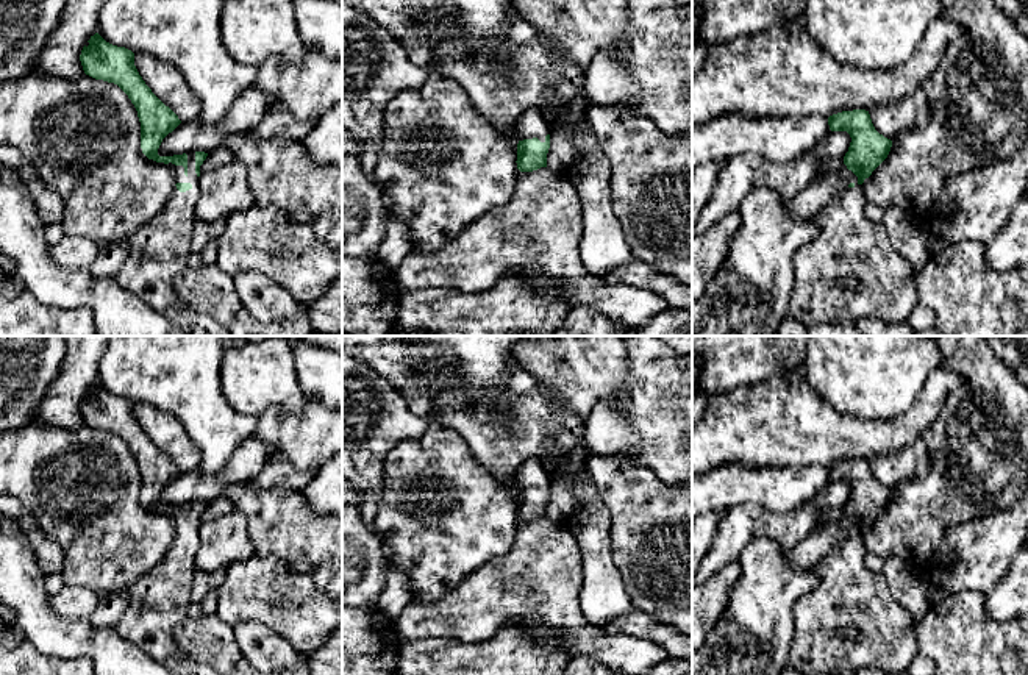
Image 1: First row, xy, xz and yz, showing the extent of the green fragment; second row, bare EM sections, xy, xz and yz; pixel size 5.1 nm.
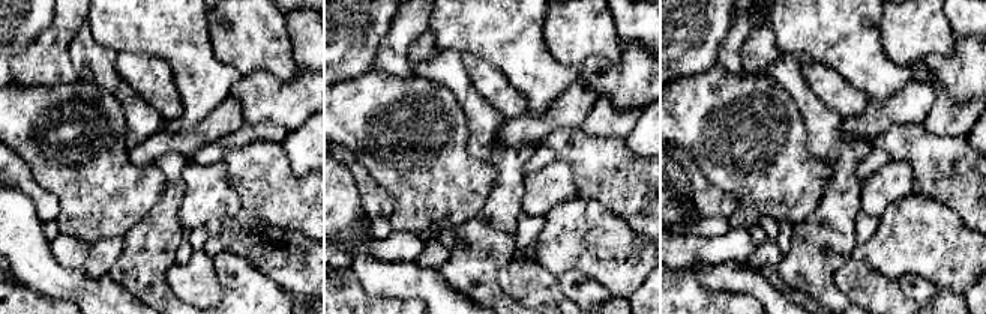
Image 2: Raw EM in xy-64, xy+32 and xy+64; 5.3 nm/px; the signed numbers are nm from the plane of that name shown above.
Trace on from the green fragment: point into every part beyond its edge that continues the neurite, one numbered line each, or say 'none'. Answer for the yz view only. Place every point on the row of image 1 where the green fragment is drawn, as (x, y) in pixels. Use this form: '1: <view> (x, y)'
1: yz (849, 247)

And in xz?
1: xz (531, 124)

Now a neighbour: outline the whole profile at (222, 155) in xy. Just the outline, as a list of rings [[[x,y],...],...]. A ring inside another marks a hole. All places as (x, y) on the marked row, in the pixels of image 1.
[[[223,144],[208,153],[206,159],[200,166],[200,172],[216,170],[228,162],[234,161],[233,152]]]

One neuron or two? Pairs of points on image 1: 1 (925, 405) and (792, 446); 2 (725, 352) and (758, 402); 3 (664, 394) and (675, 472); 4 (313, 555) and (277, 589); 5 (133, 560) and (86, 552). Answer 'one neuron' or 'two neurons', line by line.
1: one neuron
2: two neurons
3: one neuron
4: two neurons
5: one neuron

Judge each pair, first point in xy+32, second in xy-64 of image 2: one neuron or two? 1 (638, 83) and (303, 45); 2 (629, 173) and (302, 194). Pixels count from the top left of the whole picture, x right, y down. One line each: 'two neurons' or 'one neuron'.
1: two neurons
2: one neuron

